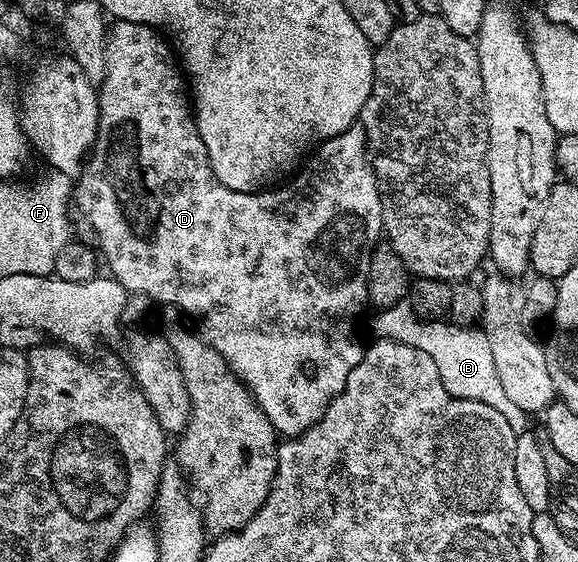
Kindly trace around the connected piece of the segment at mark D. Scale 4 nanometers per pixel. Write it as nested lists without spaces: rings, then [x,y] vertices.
[[[115,20],[107,30],[107,69],[105,70],[105,78],[102,84],[97,88],[99,94],[99,129],[97,130],[97,138],[95,146],[91,149],[83,166],[83,171],[77,177],[78,191],[87,192],[87,220],[91,223],[91,228],[95,231],[95,236],[99,239],[99,244],[103,247],[101,256],[107,259],[107,264],[111,267],[110,275],[120,284],[122,288],[127,289],[131,294],[145,294],[153,302],[170,302],[179,309],[180,313],[186,314],[188,317],[196,316],[203,323],[201,327],[201,335],[209,346],[213,346],[213,350],[217,350],[217,354],[221,354],[221,358],[225,358],[225,362],[237,374],[237,378],[244,384],[250,392],[255,395],[255,401],[261,406],[261,410],[269,418],[269,422],[275,427],[276,433],[280,437],[290,438],[292,436],[300,436],[305,430],[311,427],[323,417],[325,410],[330,406],[332,398],[337,394],[341,394],[341,390],[345,390],[345,382],[349,382],[349,374],[357,366],[357,362],[361,362],[365,348],[355,337],[355,319],[363,312],[363,304],[368,303],[367,298],[367,271],[369,270],[369,262],[376,248],[379,247],[384,239],[383,235],[383,219],[381,218],[381,198],[379,197],[379,187],[375,181],[375,172],[371,169],[371,157],[367,150],[367,131],[361,126],[352,126],[346,128],[341,134],[337,134],[333,138],[323,141],[310,153],[309,159],[298,169],[297,175],[290,182],[284,183],[282,186],[272,187],[270,190],[261,192],[238,192],[237,190],[229,190],[229,186],[225,186],[217,178],[217,174],[213,174],[213,166],[207,158],[205,150],[205,142],[201,142],[201,134],[195,125],[195,114],[193,104],[190,99],[187,100],[183,95],[188,95],[189,88],[185,83],[184,73],[181,71],[180,65],[177,63],[176,53],[173,51],[172,45],[155,29],[138,24],[137,22],[125,22],[124,20]]]

